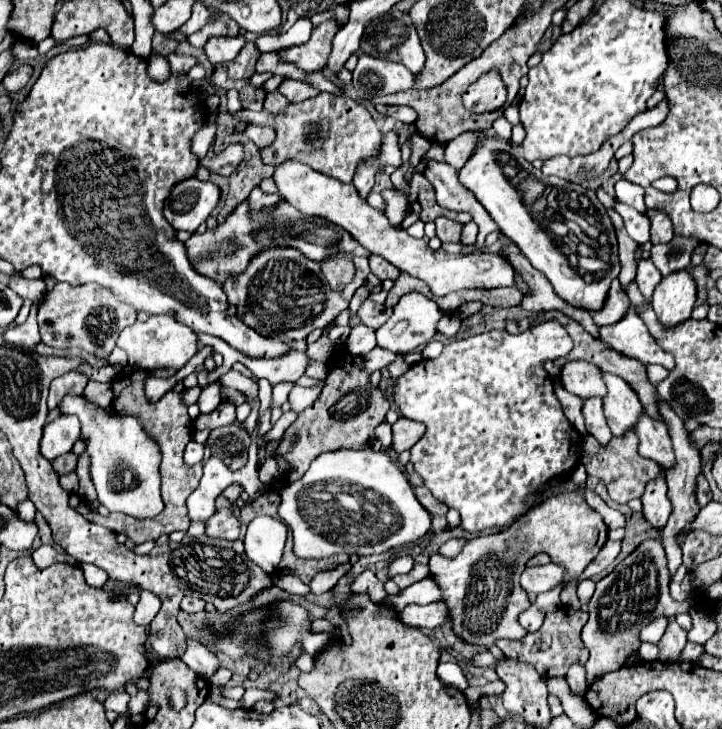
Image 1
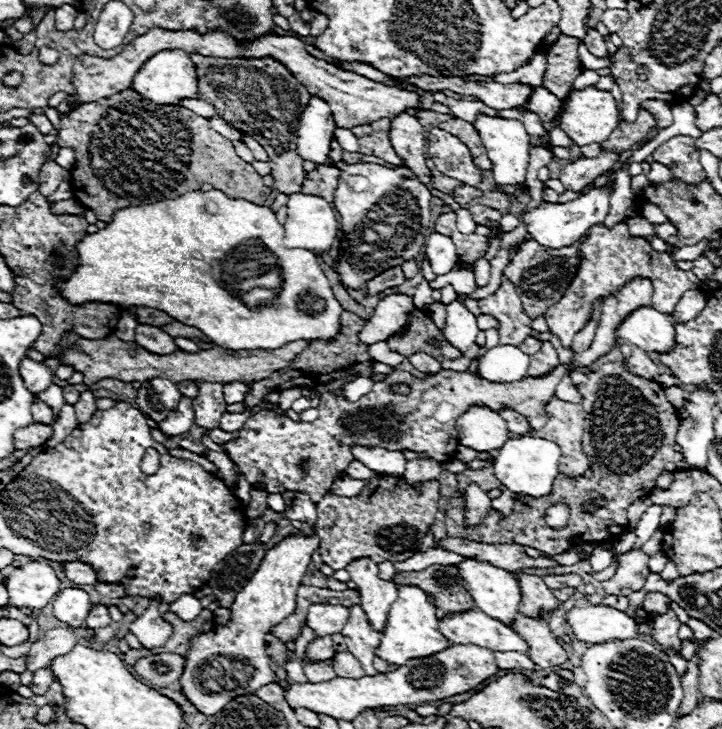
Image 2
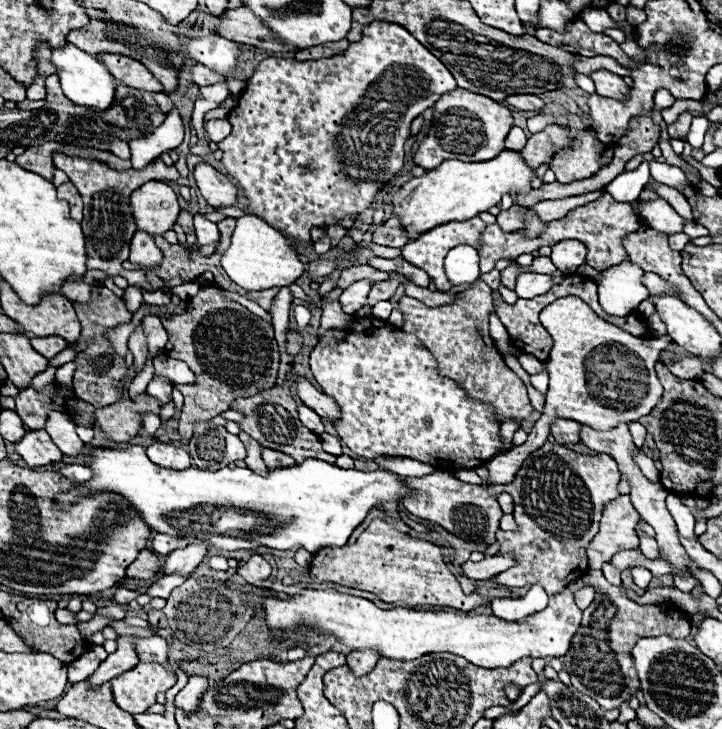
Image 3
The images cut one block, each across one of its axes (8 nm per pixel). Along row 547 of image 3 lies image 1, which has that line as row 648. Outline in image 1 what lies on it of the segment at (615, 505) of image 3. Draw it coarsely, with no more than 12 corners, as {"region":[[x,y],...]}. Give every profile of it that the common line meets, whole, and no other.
{"region":[[644,540],[596,582],[586,682],[622,668],[668,614],[664,546]]}

